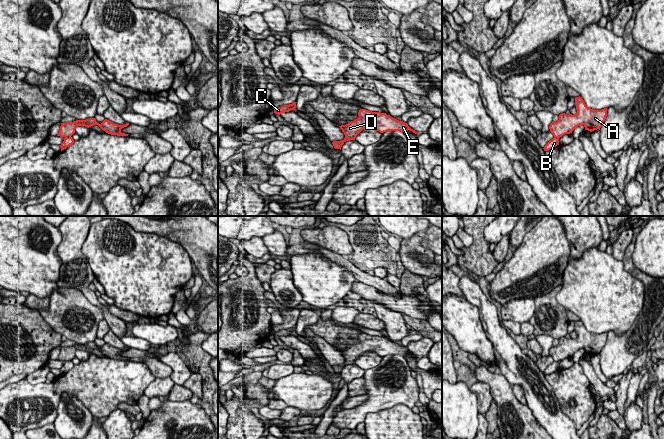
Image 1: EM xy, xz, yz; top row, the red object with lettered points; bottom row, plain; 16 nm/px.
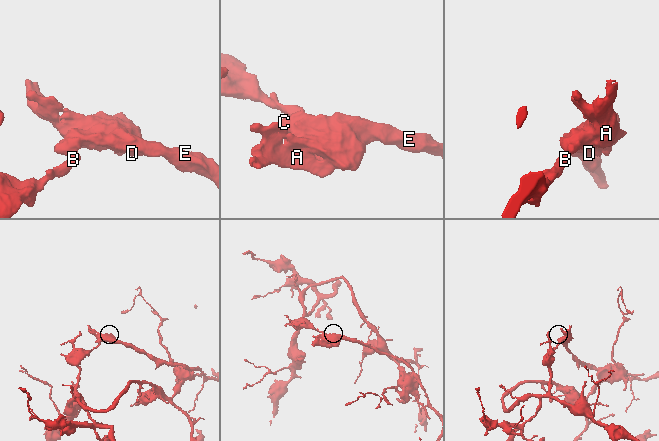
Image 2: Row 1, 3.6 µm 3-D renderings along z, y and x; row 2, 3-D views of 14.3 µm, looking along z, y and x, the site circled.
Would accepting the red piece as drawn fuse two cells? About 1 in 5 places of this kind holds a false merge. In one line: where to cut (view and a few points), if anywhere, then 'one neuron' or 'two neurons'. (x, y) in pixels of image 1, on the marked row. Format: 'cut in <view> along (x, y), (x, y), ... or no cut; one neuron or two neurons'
cut in xy along (70, 136), (65, 138); two neurons

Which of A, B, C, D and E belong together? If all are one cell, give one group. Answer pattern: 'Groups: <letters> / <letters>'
Groups: A C D E / B

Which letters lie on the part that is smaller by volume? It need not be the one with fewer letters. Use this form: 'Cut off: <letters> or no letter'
Cut off: A, C, D, E

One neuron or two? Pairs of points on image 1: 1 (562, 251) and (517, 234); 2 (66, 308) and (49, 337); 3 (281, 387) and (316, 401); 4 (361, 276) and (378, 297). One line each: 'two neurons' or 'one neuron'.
1: two neurons
2: two neurons
3: one neuron
4: two neurons

